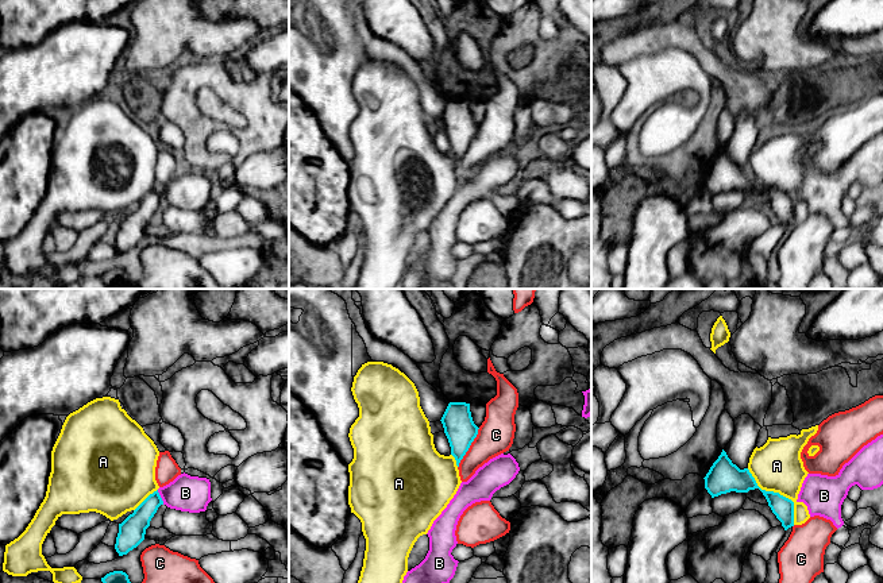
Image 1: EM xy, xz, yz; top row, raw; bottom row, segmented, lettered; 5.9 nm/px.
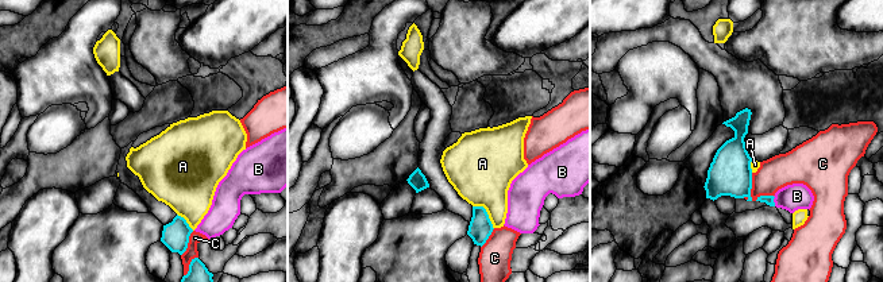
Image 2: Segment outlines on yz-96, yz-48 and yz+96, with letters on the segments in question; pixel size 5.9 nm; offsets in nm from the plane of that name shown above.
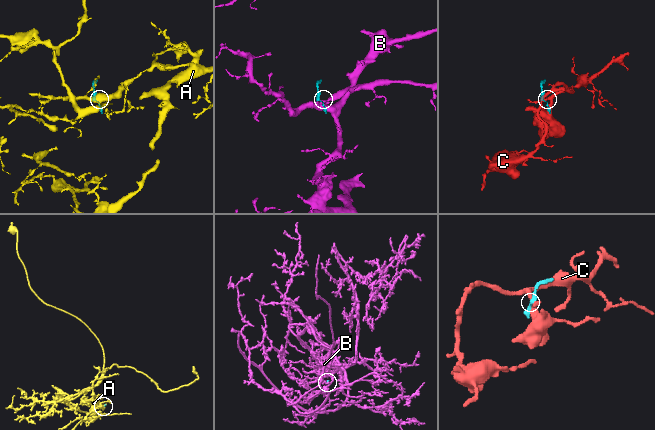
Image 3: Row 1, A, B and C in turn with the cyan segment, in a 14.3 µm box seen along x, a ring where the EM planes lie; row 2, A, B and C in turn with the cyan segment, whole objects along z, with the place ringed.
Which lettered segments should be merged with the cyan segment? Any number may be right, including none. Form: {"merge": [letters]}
{"merge": []}

